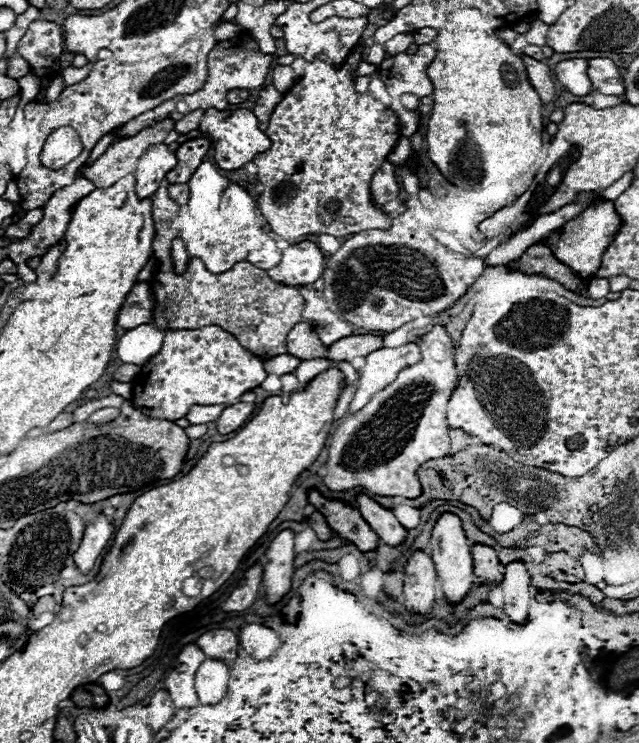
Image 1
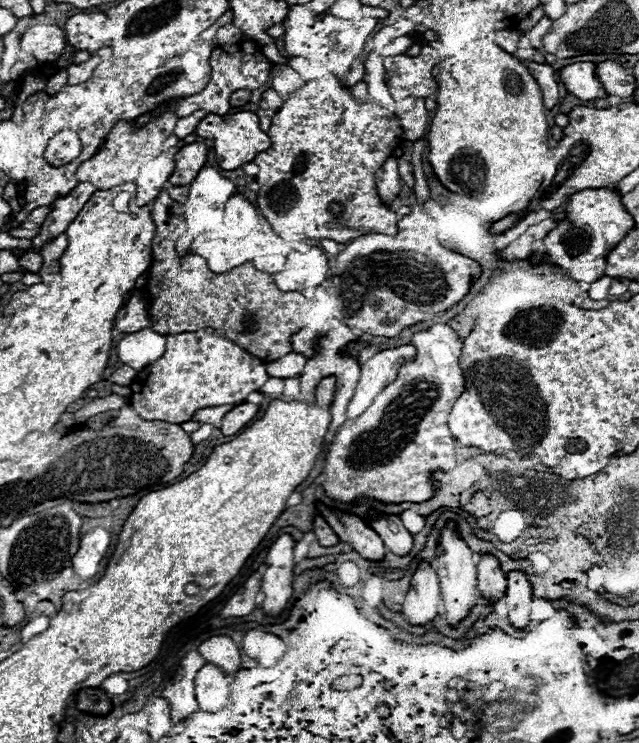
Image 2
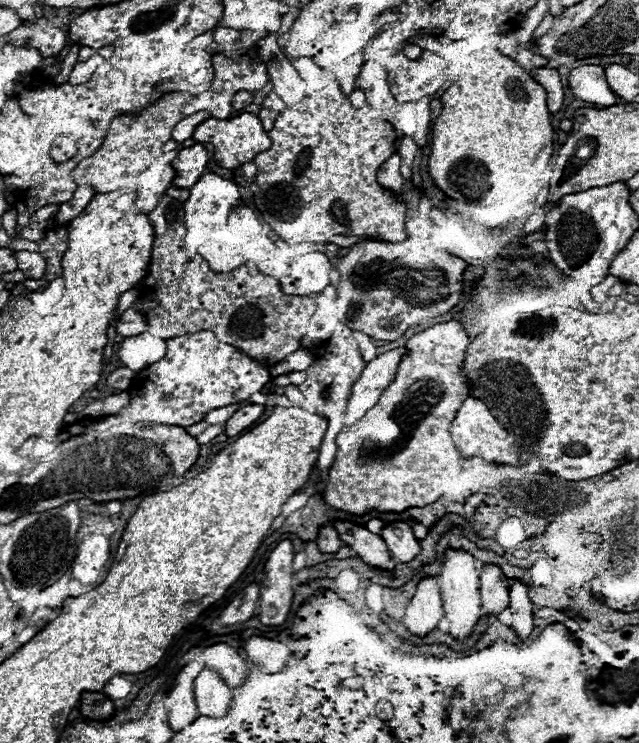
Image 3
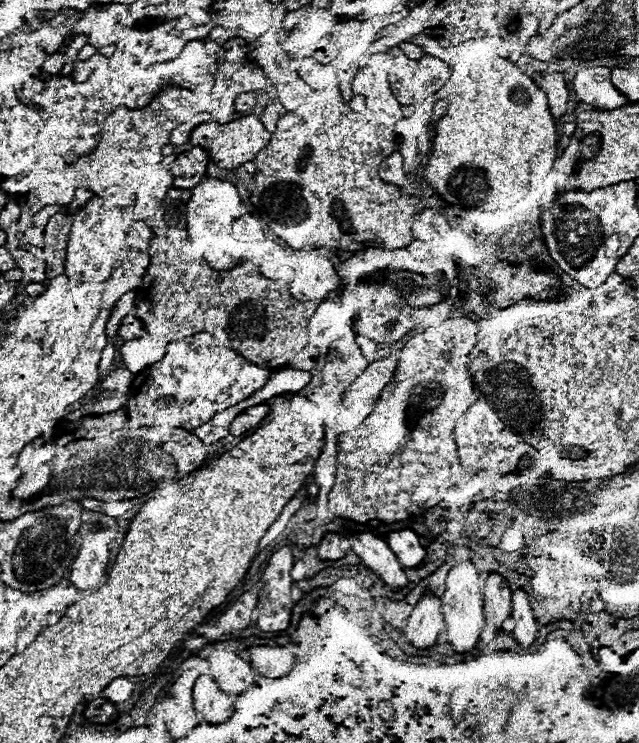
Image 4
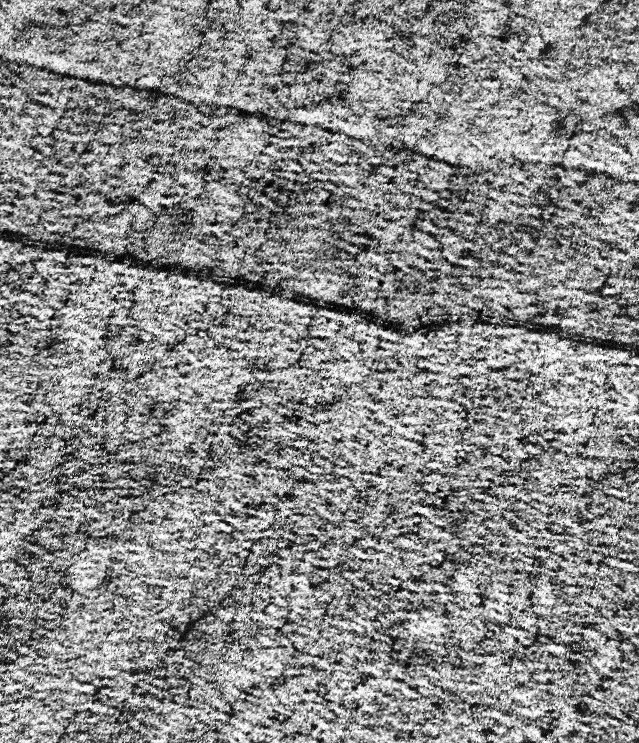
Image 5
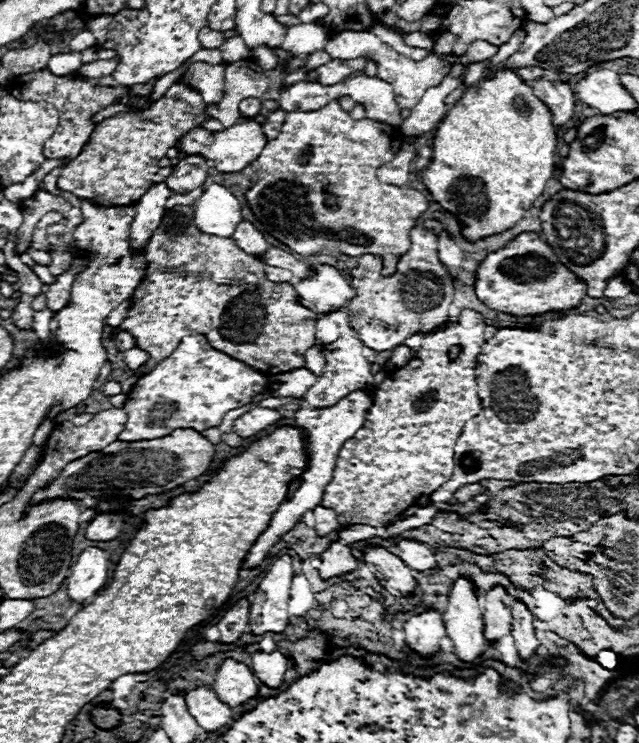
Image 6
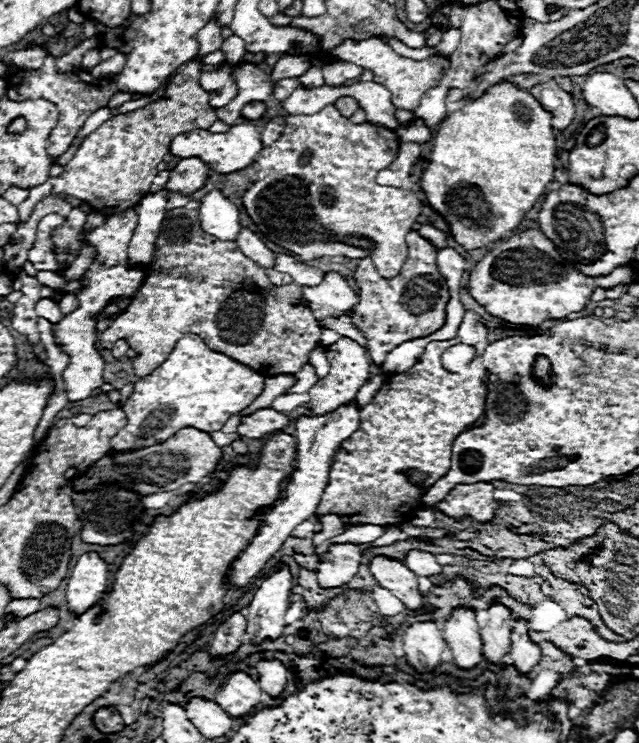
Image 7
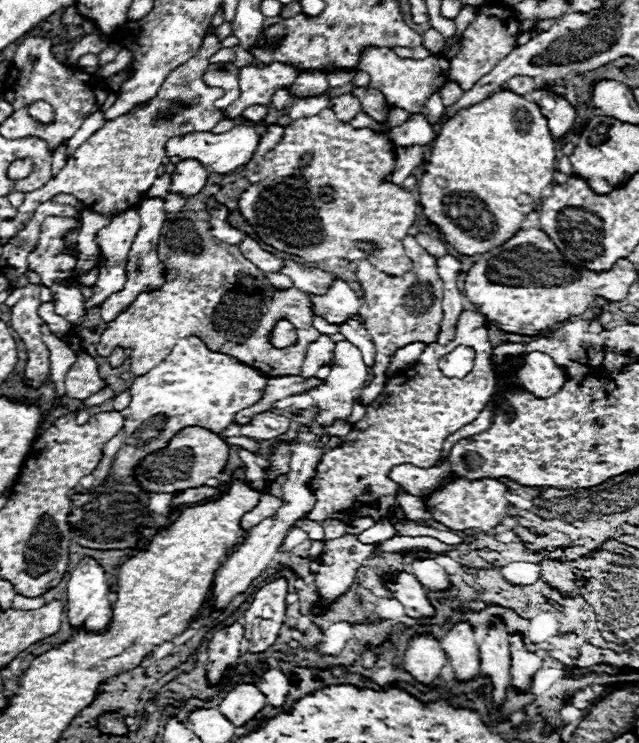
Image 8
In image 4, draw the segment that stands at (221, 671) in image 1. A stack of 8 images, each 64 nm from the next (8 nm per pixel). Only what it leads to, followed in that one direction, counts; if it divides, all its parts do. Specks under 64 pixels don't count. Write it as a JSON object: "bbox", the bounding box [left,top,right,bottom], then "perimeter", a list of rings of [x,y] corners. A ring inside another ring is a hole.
{"bbox":[192,674,234,722],"perimeter":[[[208,674],[198,676],[198,680],[194,682],[192,700],[196,712],[208,722],[222,722],[232,714],[234,696],[220,690]]]}

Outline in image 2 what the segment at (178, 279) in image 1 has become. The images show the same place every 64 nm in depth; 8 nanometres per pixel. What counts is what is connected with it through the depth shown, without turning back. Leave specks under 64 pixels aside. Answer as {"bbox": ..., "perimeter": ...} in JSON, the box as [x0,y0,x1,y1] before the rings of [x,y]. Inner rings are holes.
{"bbox":[144,188,312,362],"perimeter":[[[162,188],[150,210],[156,224],[156,236],[152,240],[152,266],[144,286],[150,304],[150,328],[158,334],[216,328],[222,336],[264,362],[278,360],[292,352],[290,336],[306,324],[312,300],[300,292],[280,292],[274,278],[256,270],[252,262],[236,266],[234,274],[196,274],[192,268],[194,256],[178,256],[174,248],[176,240],[184,232],[180,208],[182,206]]]}

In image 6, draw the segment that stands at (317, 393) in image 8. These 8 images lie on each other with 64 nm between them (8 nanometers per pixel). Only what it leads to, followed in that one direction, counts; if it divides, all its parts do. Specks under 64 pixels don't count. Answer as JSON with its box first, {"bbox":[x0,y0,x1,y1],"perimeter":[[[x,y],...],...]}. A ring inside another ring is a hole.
{"bbox":[304,332,372,408],"perimeter":[[[346,332],[342,334],[338,340],[334,340],[326,352],[326,368],[322,372],[322,376],[316,380],[314,386],[310,386],[310,390],[304,394],[306,404],[314,406],[314,408],[326,408],[336,404],[342,396],[346,396],[348,392],[360,388],[362,384],[370,382],[372,372],[370,372],[370,364],[366,360],[366,356],[362,354],[362,340],[354,334],[354,332]]]}

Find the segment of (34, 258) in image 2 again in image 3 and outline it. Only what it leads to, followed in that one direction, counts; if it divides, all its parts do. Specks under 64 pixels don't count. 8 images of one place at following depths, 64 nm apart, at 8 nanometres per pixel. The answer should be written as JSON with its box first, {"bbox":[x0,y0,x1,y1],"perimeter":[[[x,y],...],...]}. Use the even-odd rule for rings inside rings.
{"bbox":[16,250,46,278],"perimeter":[[[22,250],[22,252],[16,252],[16,260],[18,260],[18,270],[22,270],[26,274],[26,278],[42,278],[44,276],[46,260],[42,258],[42,254]]]}

